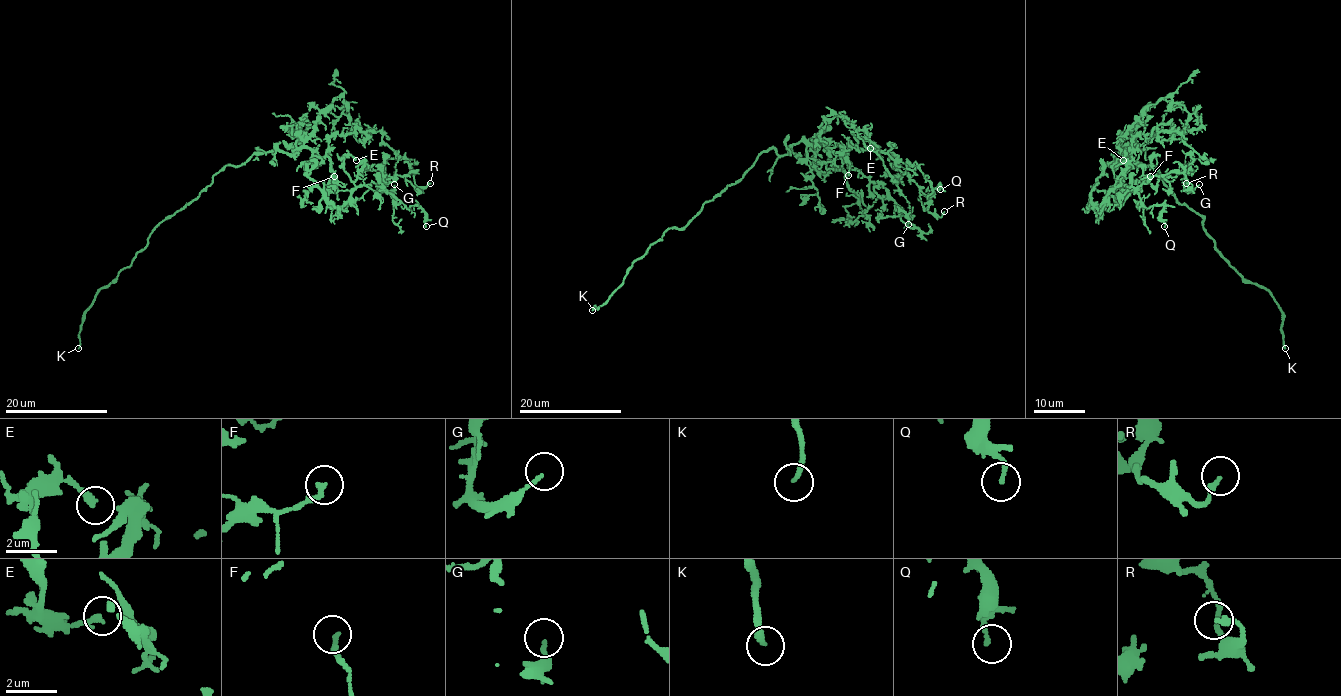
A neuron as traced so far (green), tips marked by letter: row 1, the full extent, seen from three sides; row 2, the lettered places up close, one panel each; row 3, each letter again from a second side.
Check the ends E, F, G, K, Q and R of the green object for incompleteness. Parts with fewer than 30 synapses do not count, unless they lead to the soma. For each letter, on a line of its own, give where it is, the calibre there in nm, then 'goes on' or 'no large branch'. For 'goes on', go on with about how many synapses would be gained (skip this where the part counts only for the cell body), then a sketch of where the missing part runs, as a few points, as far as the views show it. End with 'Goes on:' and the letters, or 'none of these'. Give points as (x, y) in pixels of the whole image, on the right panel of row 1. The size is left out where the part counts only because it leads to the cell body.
E: place (1123, 160); calibre 150 nm; no large branch
F: place (1150, 176); calibre 240 nm; no large branch
G: place (1199, 184); calibre 130 nm; no large branch
K: place (1285, 348); calibre 200 nm; goes on
Q: place (1164, 226); calibre 170 nm; no large branch
R: place (1186, 183); calibre 200 nm; no large branch
Goes on: K

